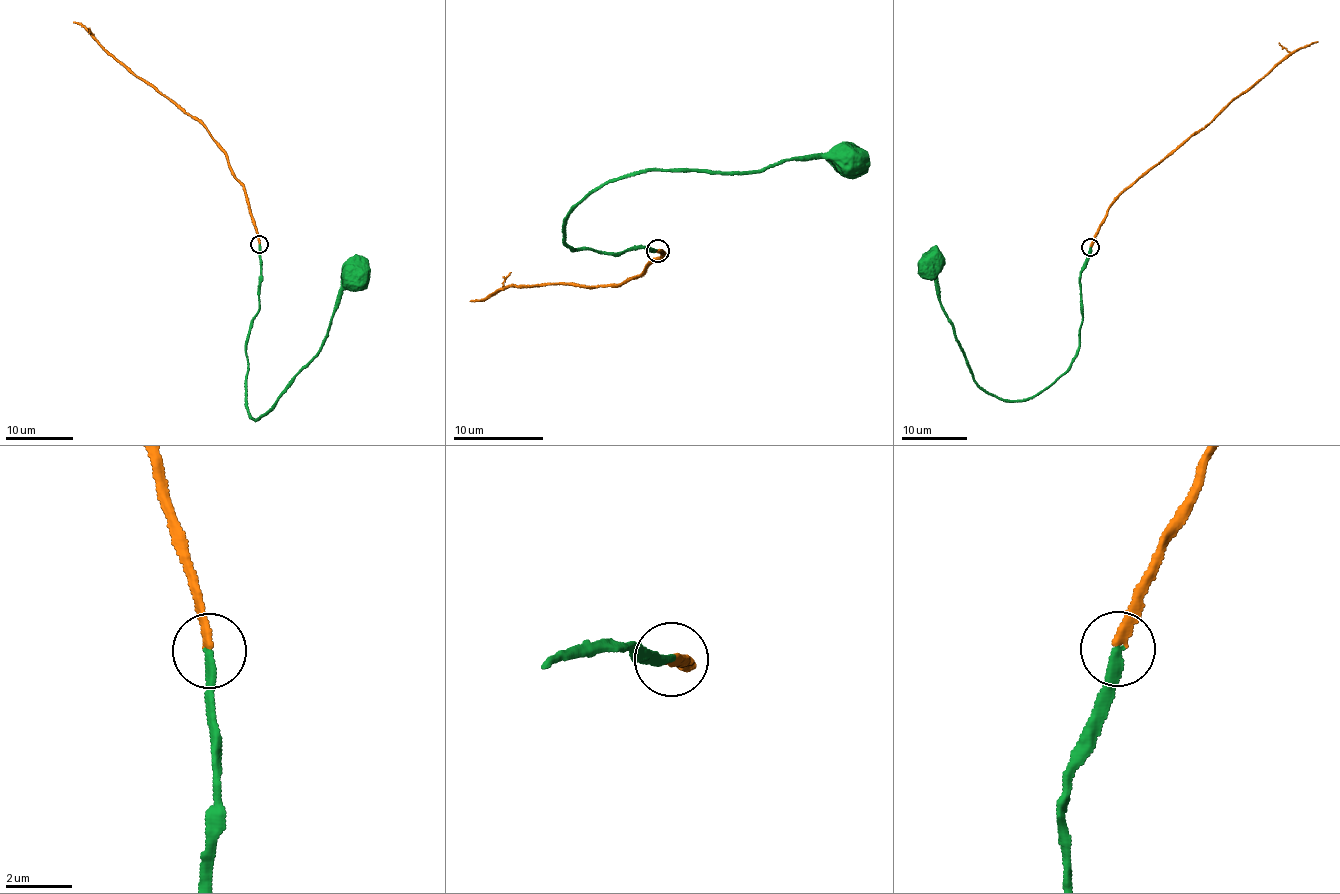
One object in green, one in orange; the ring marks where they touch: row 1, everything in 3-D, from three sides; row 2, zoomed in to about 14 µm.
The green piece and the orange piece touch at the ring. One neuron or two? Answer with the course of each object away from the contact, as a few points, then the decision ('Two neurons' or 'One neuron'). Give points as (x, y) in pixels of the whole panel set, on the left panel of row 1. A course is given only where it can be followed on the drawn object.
Course of green: (259, 244), (258, 313), (248, 334), (244, 382), (249, 412), (257, 420), (316, 354), (336, 297), (356, 271). Course of orange: (259, 243), (254, 219), (243, 191), (230, 172), (224, 151), (204, 126), (105, 52), (80, 23), (74, 22). One neuron

